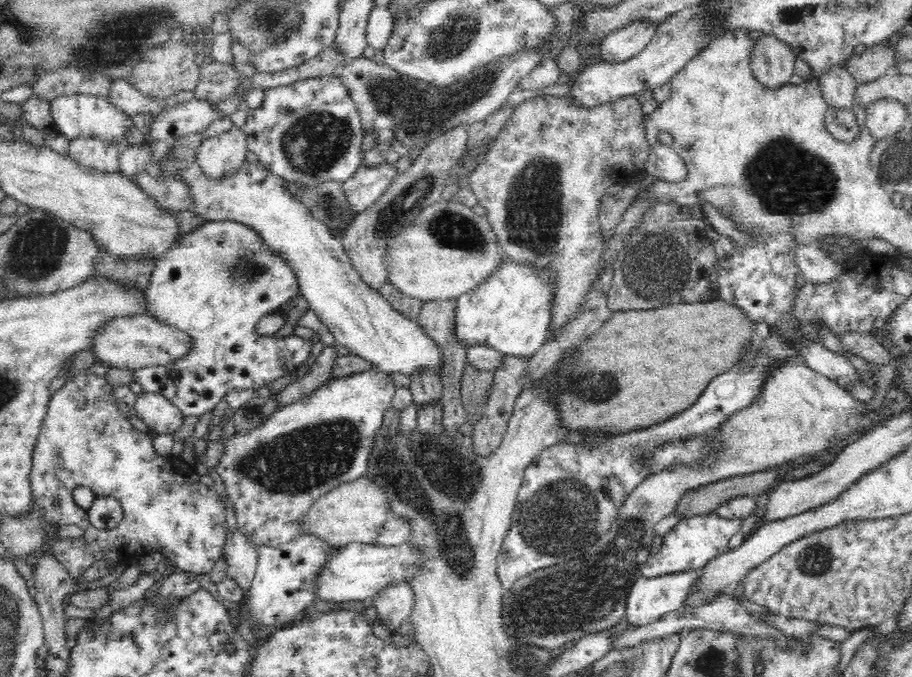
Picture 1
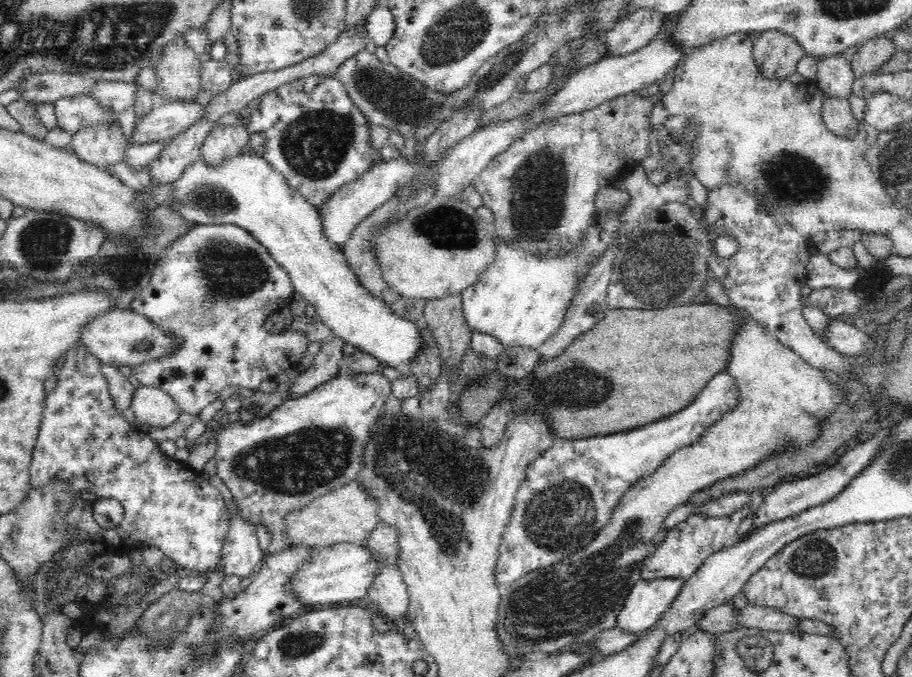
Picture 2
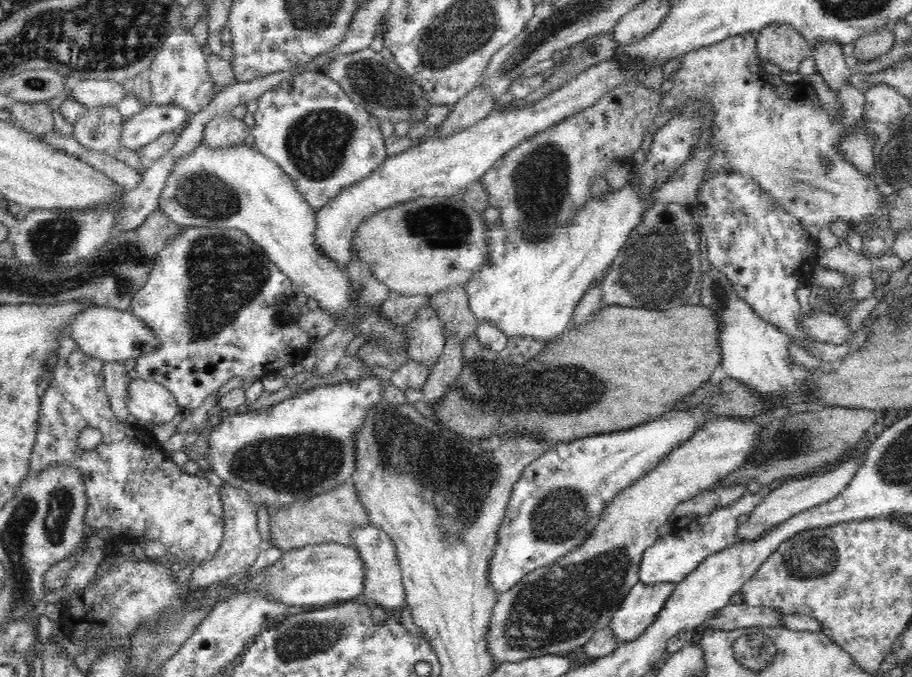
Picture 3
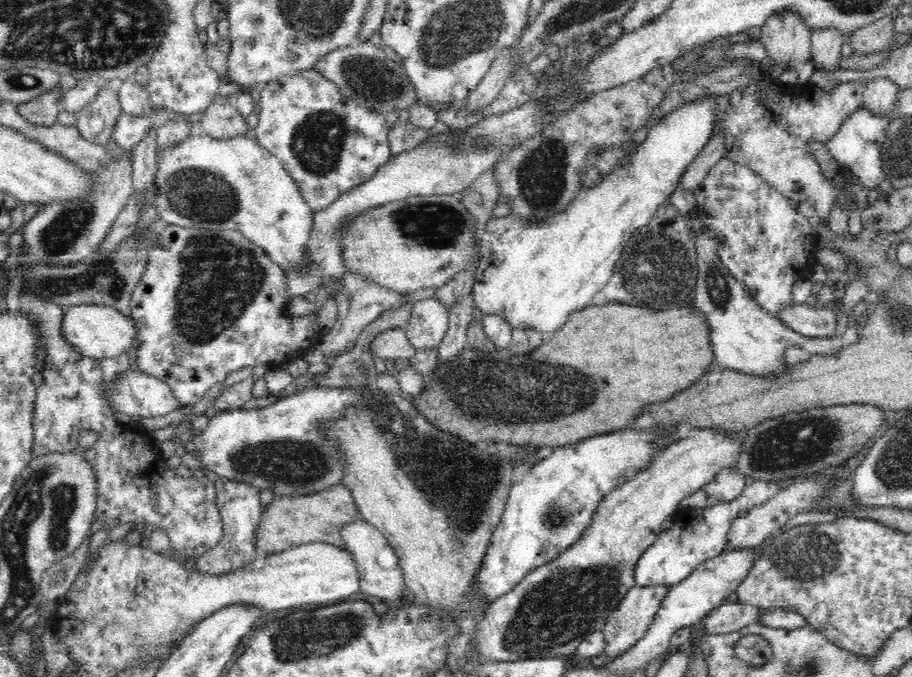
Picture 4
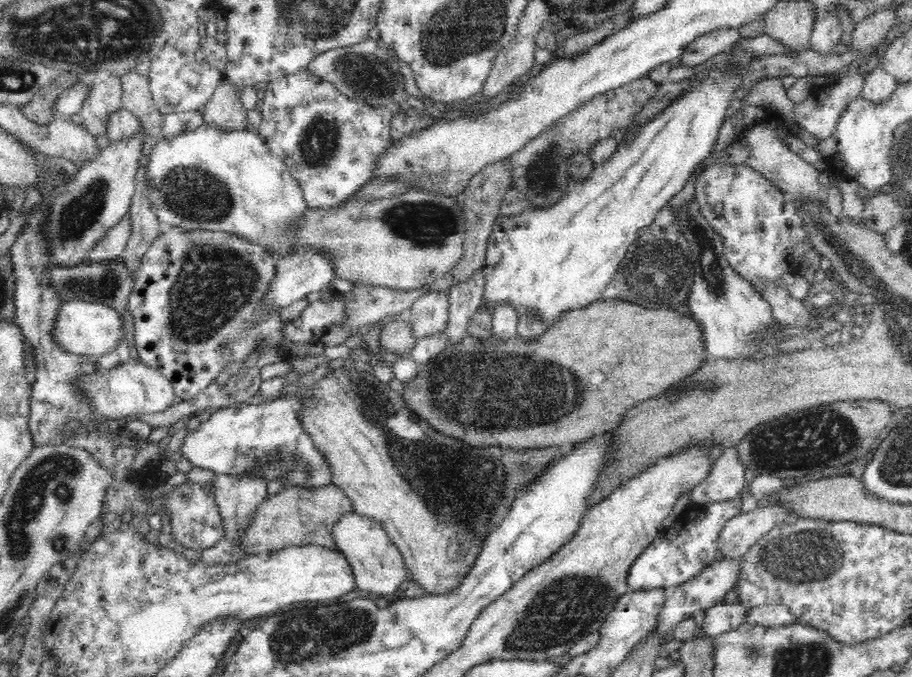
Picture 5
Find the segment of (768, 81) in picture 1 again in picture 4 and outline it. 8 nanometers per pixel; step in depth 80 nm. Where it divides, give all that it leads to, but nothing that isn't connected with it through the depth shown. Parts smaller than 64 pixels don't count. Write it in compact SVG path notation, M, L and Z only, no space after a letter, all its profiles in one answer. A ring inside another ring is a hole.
M784 9L770 15L761 26L760 40L766 56L790 68L801 67L811 56L811 34L800 13Z

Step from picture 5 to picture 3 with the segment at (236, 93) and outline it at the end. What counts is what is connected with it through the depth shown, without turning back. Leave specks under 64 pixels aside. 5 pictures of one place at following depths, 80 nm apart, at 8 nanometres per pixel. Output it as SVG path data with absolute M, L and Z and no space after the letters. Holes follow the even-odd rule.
M232 111L215 114L205 124L203 139L213 147L232 147L250 139L250 129L244 119L232 116Z

